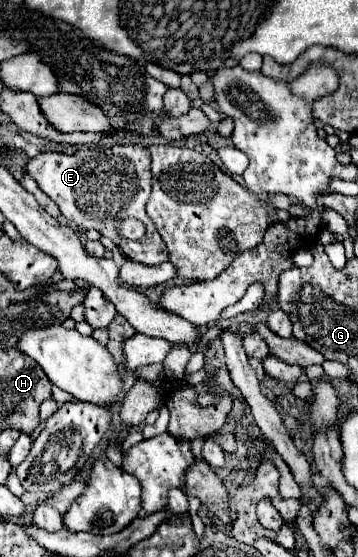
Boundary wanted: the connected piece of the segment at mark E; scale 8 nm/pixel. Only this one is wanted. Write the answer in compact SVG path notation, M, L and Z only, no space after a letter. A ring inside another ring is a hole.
M126 143L112 147L82 147L74 155L38 153L28 161L26 173L38 183L38 189L60 207L64 219L76 223L80 229L100 231L100 235L112 239L120 247L126 259L142 265L160 265L168 261L168 249L144 209L152 187L150 153L146 147ZM126 217L136 217L146 225L146 235L142 239L128 241L116 233L118 221Z

